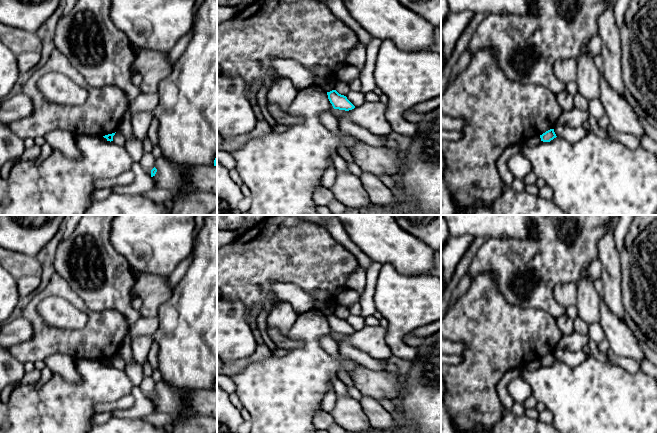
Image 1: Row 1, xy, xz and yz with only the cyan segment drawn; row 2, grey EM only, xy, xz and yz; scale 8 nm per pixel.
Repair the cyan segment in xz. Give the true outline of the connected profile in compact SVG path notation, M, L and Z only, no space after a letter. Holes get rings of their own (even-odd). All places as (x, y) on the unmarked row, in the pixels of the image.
M336 314L327 316L327 319L334 333L349 335L355 332L346 320L339 318Z

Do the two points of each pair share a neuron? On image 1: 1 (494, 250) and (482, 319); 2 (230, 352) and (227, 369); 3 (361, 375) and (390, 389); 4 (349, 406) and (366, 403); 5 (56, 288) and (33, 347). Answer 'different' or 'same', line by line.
1: different
2: different
3: same
4: different
5: same

